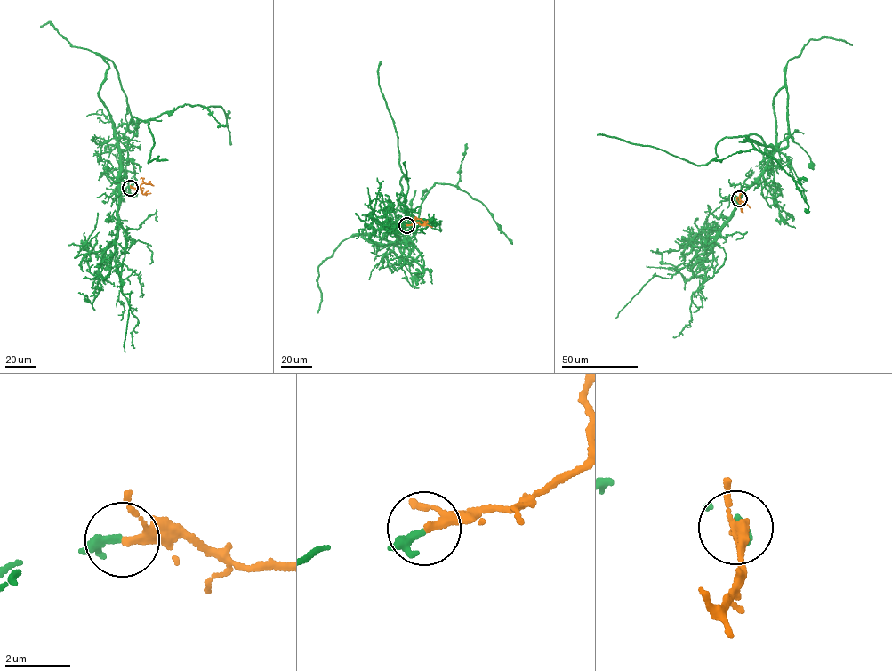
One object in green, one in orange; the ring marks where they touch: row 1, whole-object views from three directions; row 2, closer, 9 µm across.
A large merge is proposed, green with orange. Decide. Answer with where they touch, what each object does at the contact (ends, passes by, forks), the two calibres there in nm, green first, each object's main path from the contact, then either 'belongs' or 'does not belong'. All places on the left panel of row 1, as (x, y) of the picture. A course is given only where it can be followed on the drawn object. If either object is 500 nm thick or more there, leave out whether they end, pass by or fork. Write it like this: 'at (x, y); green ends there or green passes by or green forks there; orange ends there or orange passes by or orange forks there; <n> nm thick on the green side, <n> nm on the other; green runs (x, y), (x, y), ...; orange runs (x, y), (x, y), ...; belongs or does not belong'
at (130, 188); green passes by; orange passes by; 180 nm thick on the green side, 200 nm on the other; green runs (130, 187), (120, 191), (117, 140), (99, 94), (105, 58), (136, 125), (187, 104), (218, 106), (230, 145); orange runs (130, 187), (138, 189), (146, 182), (153, 185); belongs

